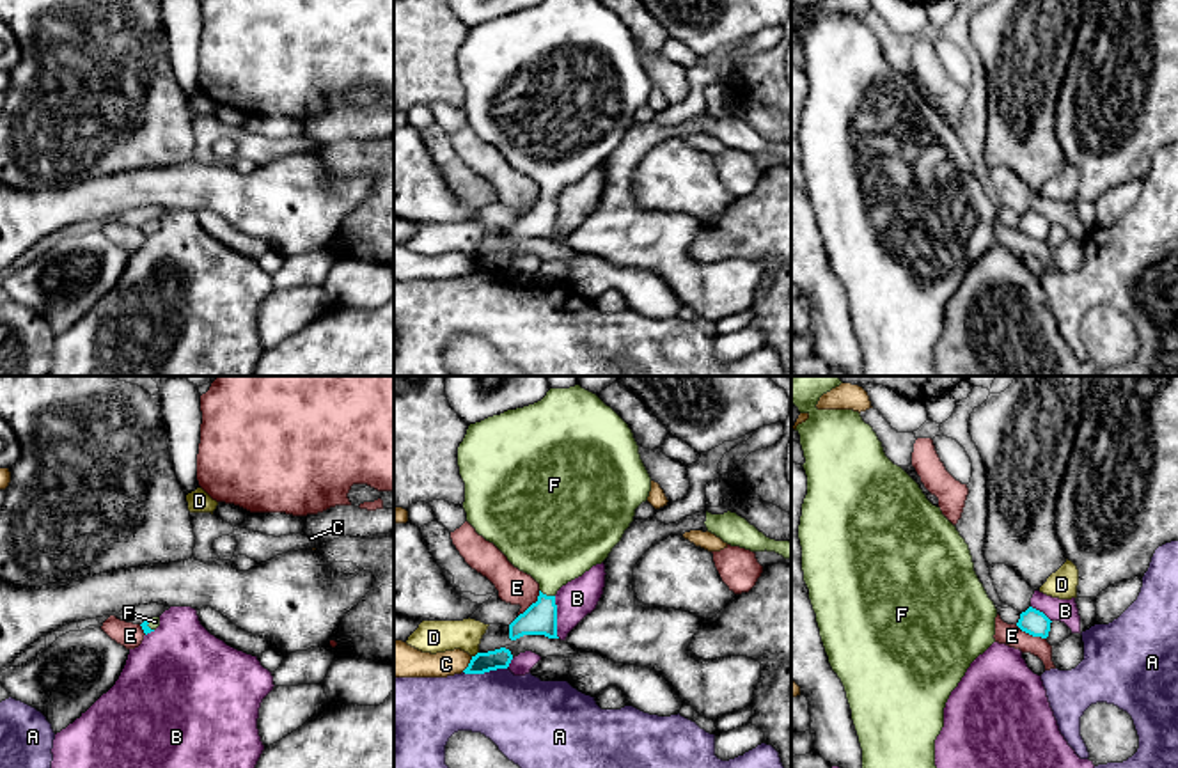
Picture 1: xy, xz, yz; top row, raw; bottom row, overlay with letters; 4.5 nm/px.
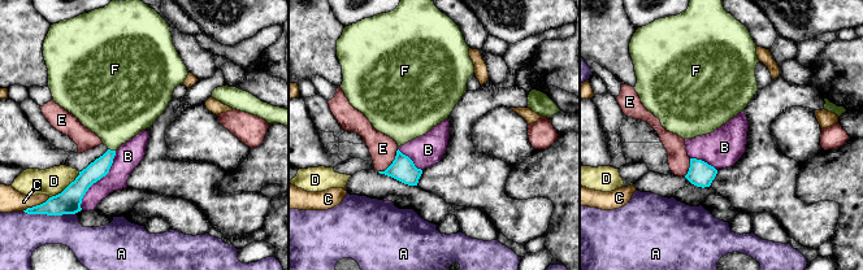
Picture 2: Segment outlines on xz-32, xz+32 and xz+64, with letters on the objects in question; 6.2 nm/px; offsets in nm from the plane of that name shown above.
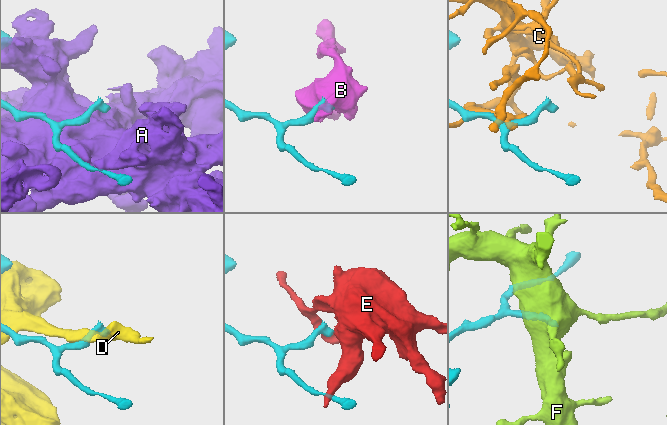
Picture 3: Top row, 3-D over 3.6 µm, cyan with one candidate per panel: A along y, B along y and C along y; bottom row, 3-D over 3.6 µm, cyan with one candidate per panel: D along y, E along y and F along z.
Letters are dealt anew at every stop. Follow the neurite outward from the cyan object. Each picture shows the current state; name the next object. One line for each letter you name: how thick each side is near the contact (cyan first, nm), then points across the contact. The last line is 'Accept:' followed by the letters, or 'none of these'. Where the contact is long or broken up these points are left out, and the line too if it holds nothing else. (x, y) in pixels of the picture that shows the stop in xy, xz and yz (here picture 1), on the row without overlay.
F: Thickness 150 nm (cyan) against 380 nm. Path across: xz (540, 220), (545, 213), (545, 197), (550, 185), (556, 144)
Accept: F

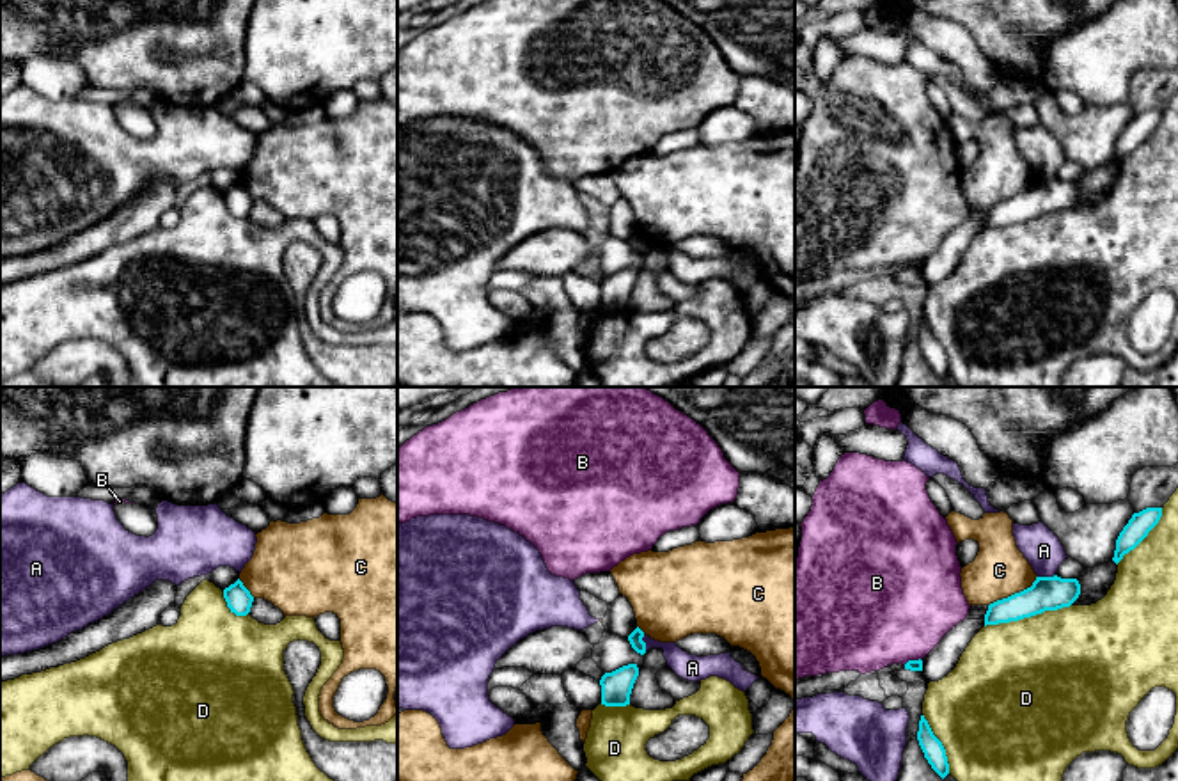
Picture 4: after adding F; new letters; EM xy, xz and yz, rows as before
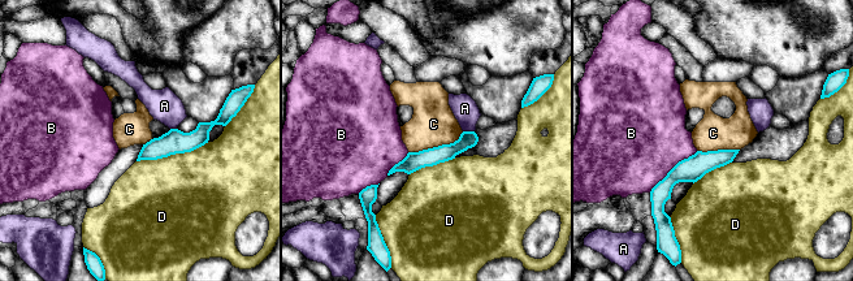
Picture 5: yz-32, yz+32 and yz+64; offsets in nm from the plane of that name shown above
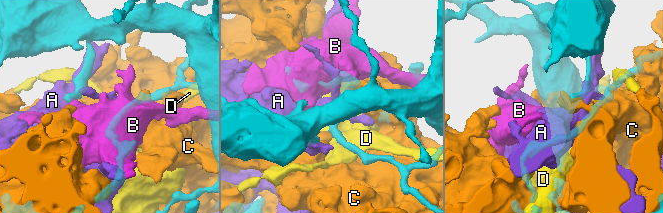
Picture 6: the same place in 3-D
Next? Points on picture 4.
Accept: none of these

